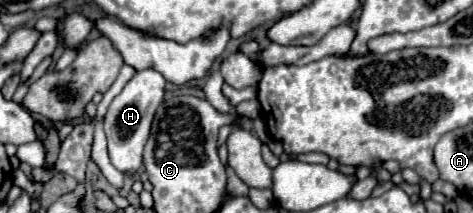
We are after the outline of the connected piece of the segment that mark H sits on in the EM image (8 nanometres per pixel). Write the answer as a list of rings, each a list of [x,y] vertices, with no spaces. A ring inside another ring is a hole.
[[[139,70],[123,88],[123,92],[111,102],[107,116],[105,116],[105,136],[107,136],[107,150],[111,164],[127,174],[135,176],[143,166],[143,146],[149,138],[149,128],[155,116],[157,106],[163,102],[165,94],[165,78],[157,70]]]

